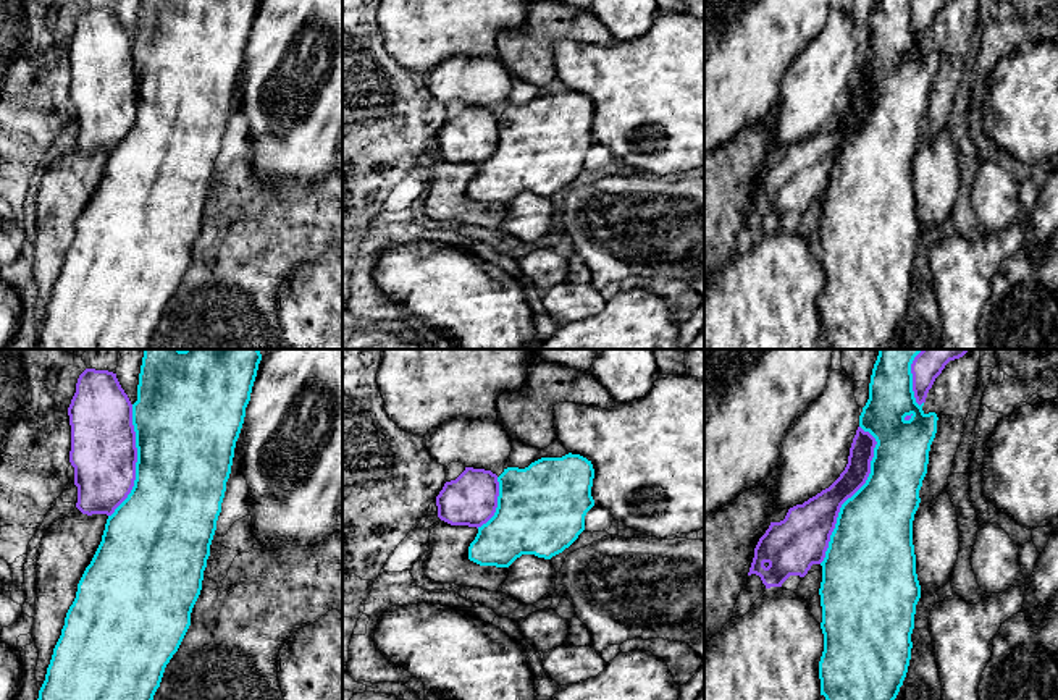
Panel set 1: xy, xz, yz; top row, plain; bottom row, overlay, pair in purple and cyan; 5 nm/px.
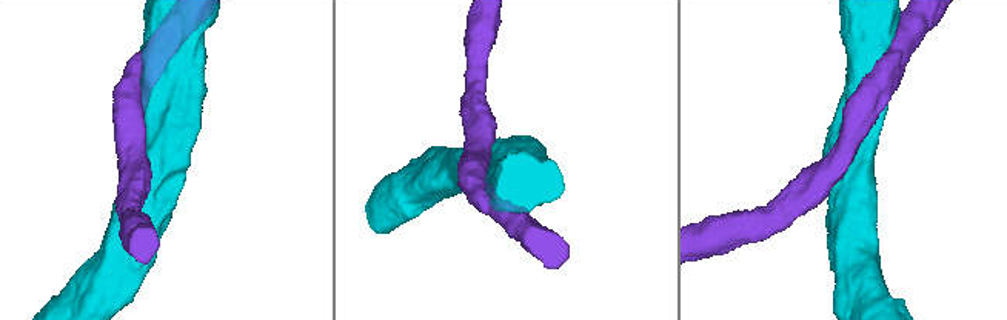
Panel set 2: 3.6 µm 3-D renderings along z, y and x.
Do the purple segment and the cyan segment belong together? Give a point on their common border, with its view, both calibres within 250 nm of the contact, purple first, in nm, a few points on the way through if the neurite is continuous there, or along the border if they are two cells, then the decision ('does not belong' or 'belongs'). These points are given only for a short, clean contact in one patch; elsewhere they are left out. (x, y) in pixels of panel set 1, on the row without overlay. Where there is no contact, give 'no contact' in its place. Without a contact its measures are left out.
contact yz (853, 131); calibres 220 and 400 nm; does not belong

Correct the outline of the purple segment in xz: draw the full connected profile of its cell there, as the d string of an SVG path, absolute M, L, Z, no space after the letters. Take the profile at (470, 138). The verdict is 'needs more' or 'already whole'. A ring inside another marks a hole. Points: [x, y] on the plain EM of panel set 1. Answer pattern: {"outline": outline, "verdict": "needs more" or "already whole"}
{"outline": "M465 105L456 118L446 120L436 134L438 155L451 163L478 167L494 154L498 134L496 112Z", "verdict": "already whole"}

